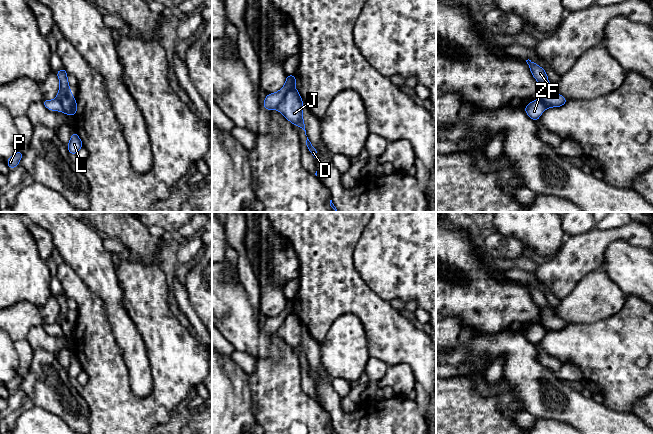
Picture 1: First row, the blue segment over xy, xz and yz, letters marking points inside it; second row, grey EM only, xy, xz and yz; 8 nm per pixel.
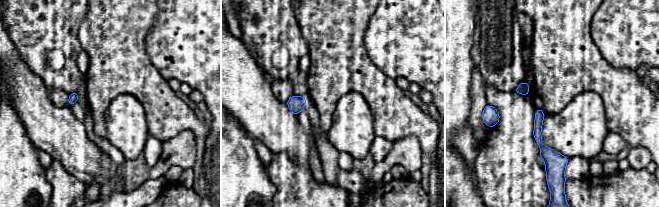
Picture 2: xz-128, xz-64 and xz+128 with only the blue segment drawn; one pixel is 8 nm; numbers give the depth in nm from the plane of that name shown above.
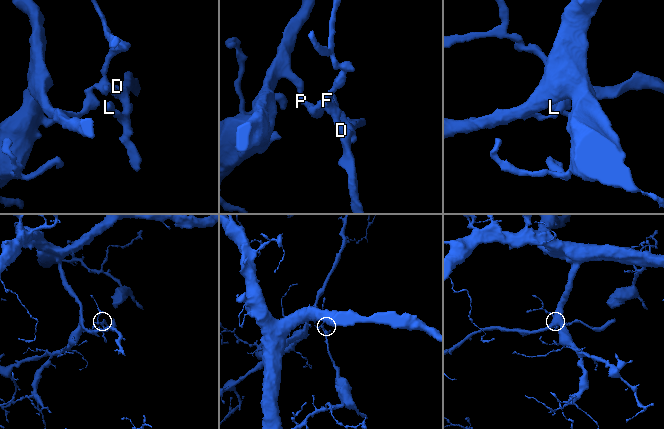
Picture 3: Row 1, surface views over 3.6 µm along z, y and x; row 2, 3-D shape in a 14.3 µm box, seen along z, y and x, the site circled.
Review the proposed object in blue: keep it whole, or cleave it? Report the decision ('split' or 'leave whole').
split

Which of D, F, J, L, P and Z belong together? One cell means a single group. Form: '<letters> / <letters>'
D F J L / P Z

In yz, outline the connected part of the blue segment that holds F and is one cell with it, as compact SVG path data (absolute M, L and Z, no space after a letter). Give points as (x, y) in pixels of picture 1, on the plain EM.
M526 284L528 290L530 291L531 297L533 301L538 305L541 315L540 324L544 327L545 333L550 331L561 331L568 324L564 322L562 319L558 318L554 311L552 311L548 306L548 300L545 294L536 289L531 284Z

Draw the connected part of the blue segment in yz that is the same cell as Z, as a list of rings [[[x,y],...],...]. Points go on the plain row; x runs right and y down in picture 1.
[[[538,323],[531,325],[528,329],[525,330],[524,334],[531,343],[538,345],[540,339],[545,334],[545,329],[540,323]]]

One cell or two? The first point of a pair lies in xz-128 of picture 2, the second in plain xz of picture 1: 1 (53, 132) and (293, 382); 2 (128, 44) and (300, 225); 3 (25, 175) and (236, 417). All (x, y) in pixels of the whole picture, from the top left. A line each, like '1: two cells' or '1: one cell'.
1: two cells
2: one cell
3: one cell

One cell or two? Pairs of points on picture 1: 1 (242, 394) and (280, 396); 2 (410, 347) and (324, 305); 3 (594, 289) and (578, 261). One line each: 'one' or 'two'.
1: two
2: one
3: two

